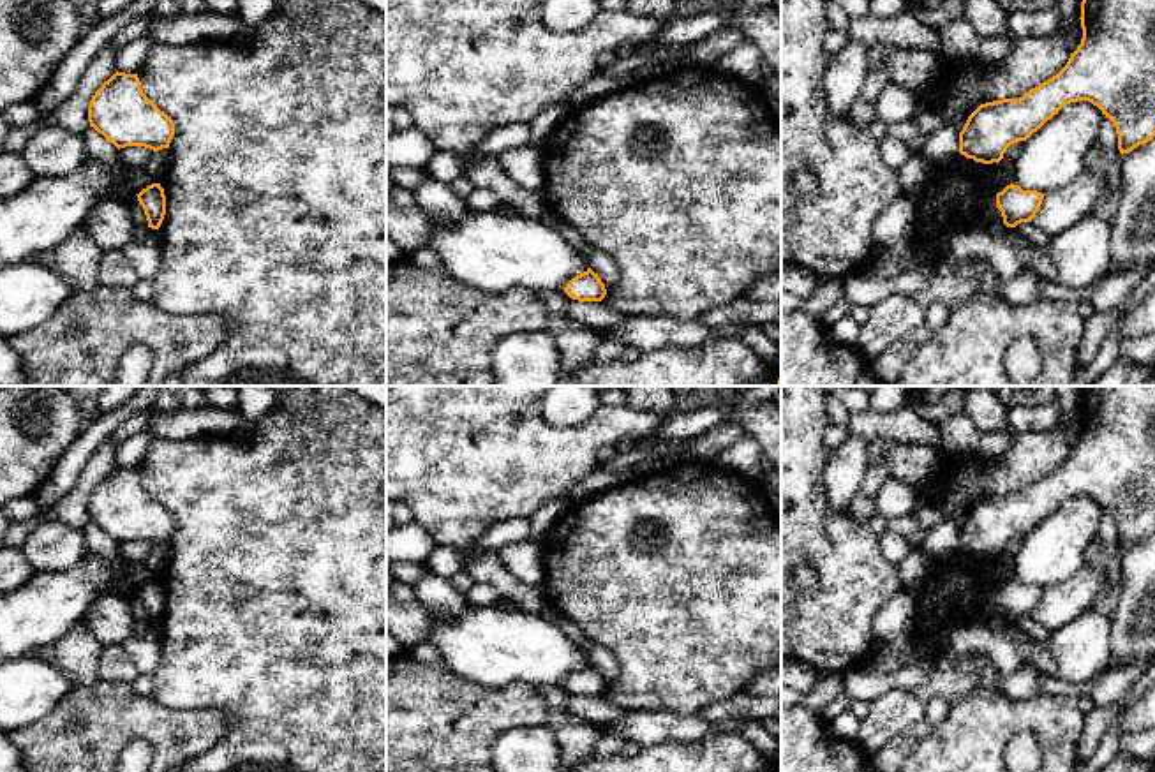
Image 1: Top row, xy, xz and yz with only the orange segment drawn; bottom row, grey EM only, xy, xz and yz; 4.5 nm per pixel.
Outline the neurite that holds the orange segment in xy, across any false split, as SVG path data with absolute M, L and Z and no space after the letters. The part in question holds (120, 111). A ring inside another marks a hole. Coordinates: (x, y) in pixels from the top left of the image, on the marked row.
M118 71L92 97L88 122L118 150L145 146L159 152L169 148L175 136L173 120L143 93L138 74Z

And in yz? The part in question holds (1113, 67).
M1083 0L1079 19L1083 39L1077 49L1070 53L1067 65L1019 99L980 104L959 132L961 155L982 164L998 164L1010 145L1026 141L1063 106L1077 100L1092 102L1113 122L1121 155L1155 137L1155 0Z

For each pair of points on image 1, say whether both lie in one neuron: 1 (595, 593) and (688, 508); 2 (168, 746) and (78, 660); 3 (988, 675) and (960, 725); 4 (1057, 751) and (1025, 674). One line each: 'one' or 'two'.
1: one
2: two
3: two
4: two

